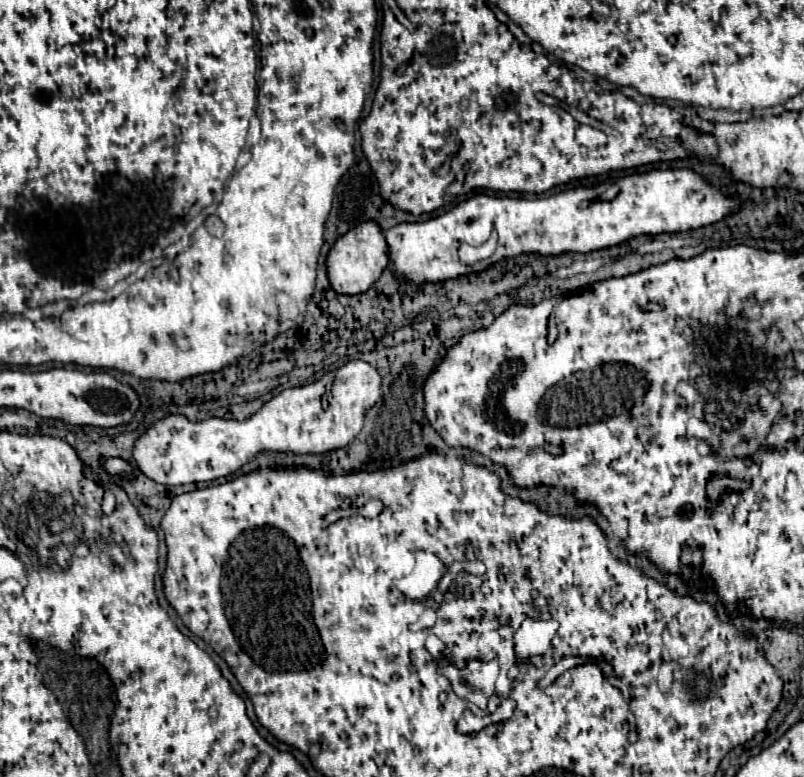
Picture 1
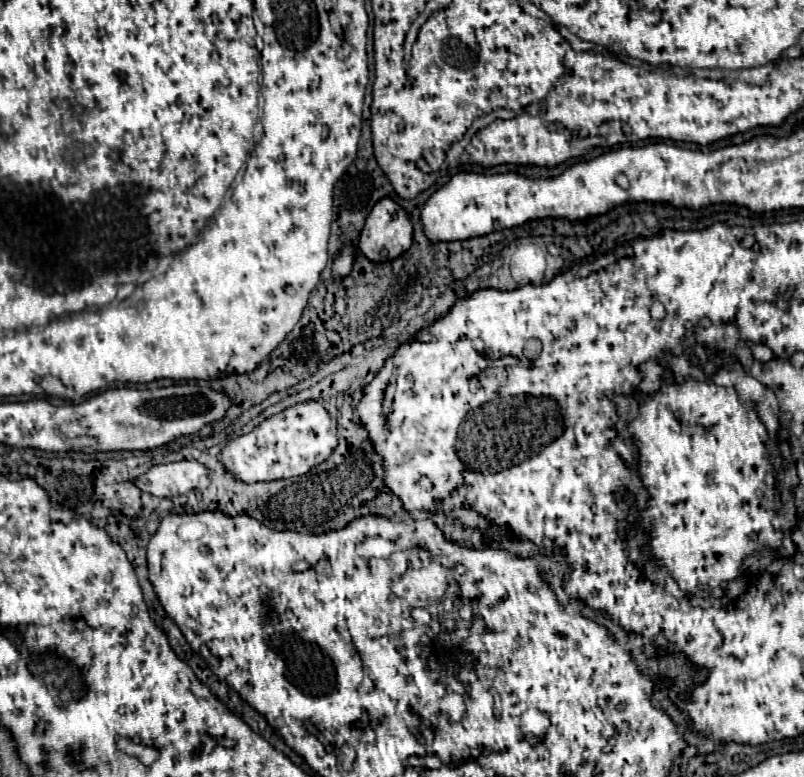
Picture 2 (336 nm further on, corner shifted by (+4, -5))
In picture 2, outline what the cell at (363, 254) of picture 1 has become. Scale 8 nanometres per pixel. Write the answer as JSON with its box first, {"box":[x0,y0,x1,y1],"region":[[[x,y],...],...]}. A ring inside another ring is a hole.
{"box":[358,198,412,262],"region":[[[382,198],[366,218],[358,246],[374,262],[394,260],[410,248],[412,232],[410,214],[392,198]]]}

